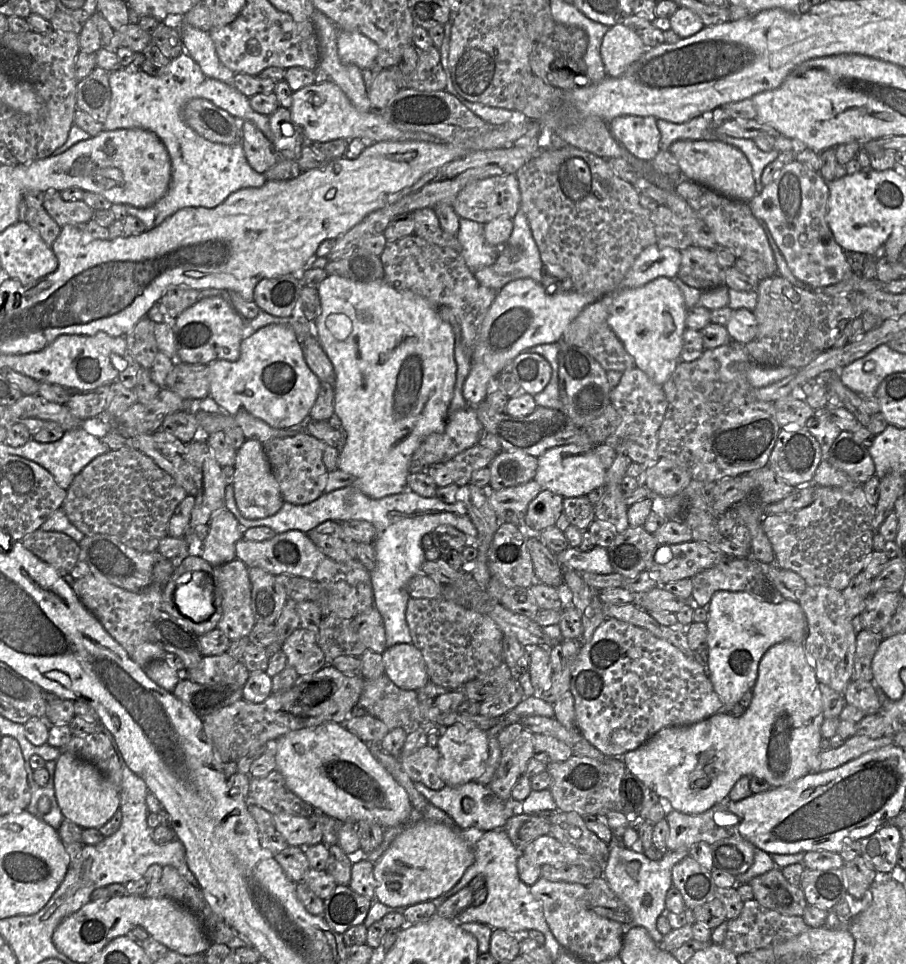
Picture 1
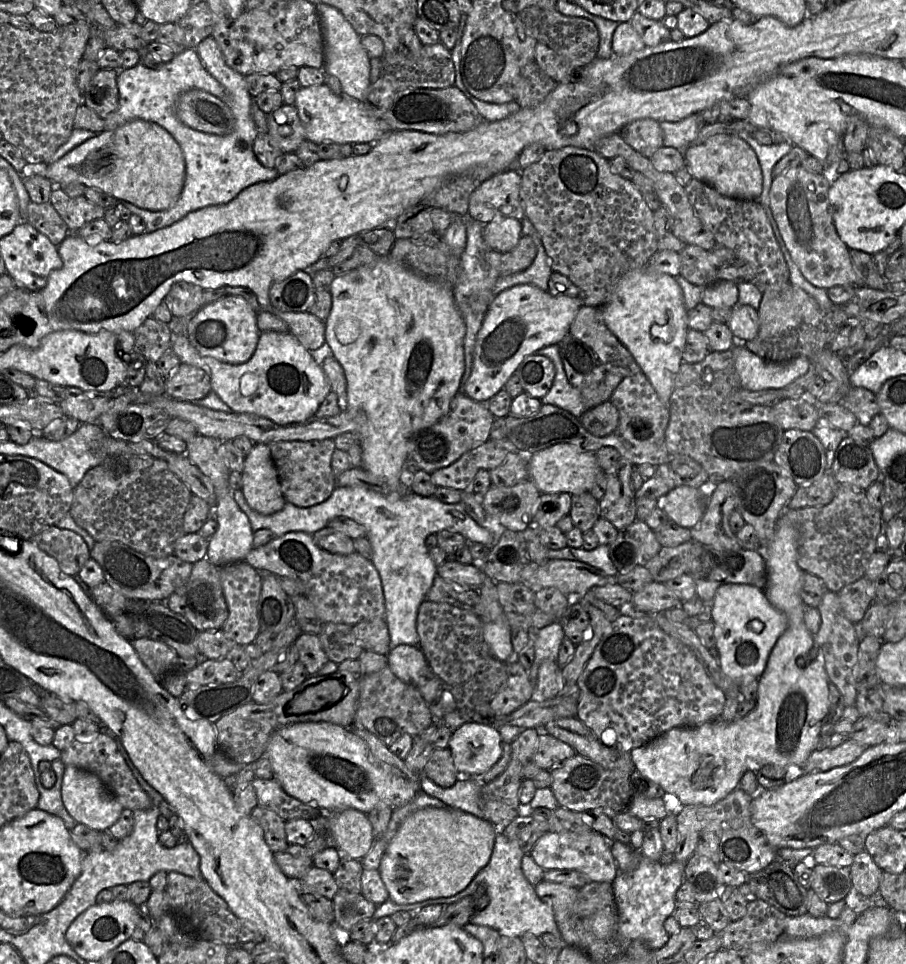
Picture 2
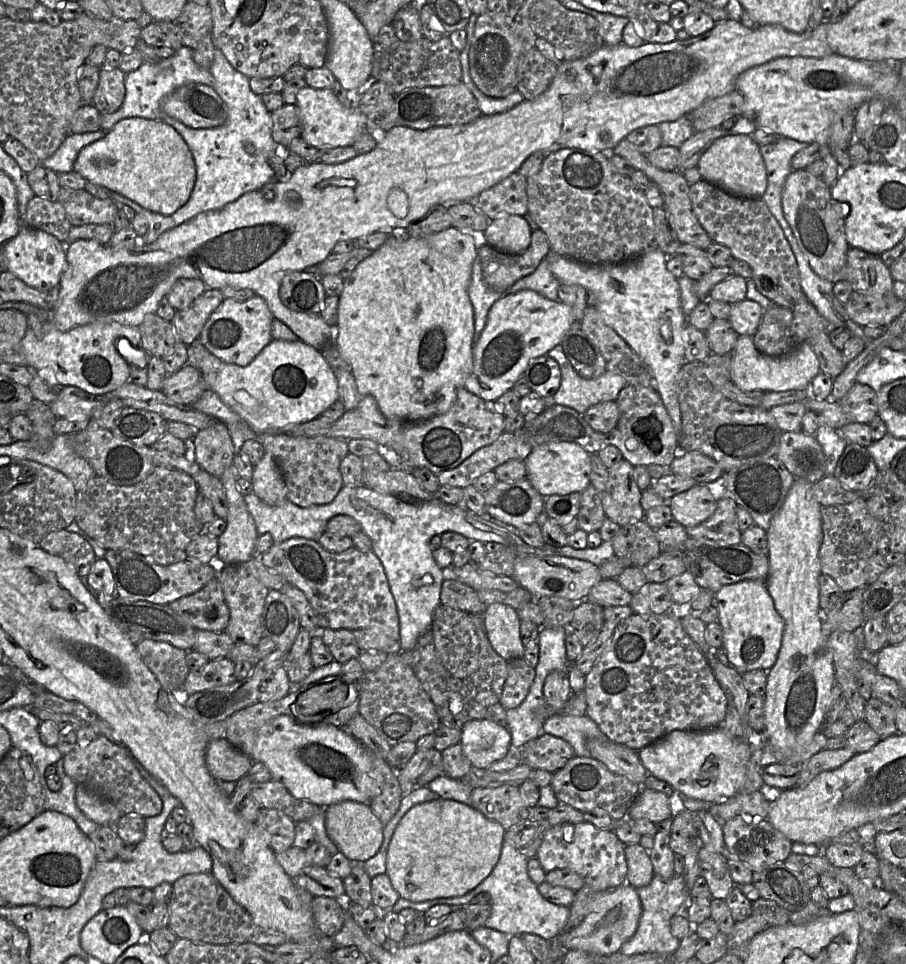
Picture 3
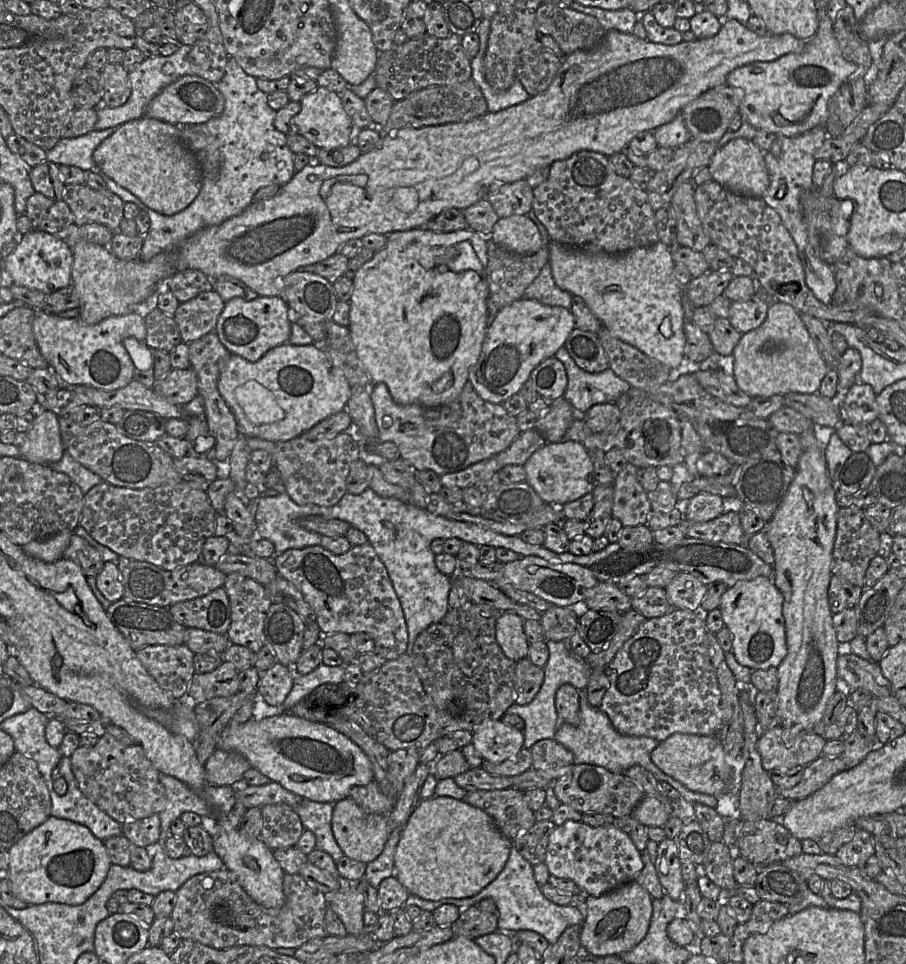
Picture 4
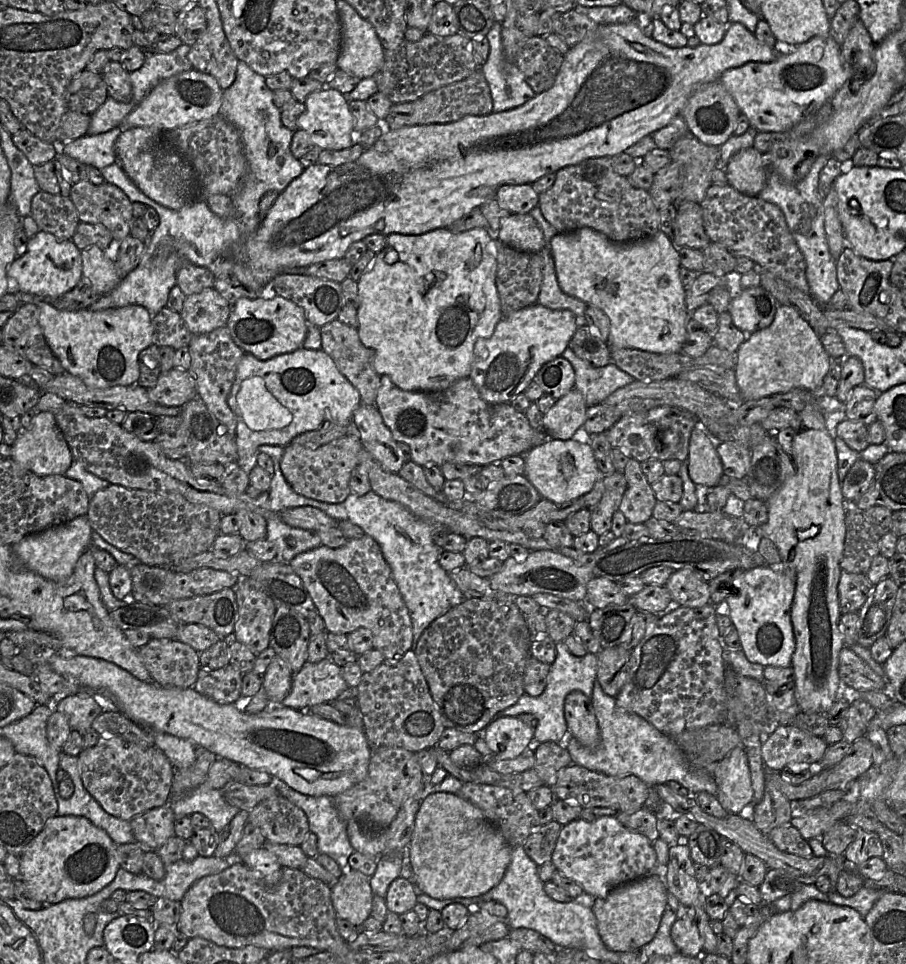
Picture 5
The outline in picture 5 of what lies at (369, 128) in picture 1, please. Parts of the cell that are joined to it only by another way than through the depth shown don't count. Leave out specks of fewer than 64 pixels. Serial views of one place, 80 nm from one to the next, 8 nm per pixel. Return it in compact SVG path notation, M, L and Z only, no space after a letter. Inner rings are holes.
M324 85L321 90L310 93L306 100L305 111L297 118L297 127L305 131L315 147L321 150L341 150L357 143L353 116L347 98L338 90Z

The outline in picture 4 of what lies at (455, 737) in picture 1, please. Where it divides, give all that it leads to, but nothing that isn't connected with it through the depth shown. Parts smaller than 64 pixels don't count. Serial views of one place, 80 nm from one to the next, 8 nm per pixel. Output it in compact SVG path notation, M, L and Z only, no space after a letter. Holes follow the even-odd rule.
M501 719L483 720L471 732L471 744L483 761L501 763L524 747L522 730L502 722Z

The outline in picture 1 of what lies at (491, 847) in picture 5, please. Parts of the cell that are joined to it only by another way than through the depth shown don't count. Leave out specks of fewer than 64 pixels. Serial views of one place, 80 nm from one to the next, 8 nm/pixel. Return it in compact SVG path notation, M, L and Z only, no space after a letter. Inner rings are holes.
M433 821L408 824L393 840L381 858L374 863L377 885L375 900L389 907L408 907L433 901L462 878L474 863L474 845L484 831L476 828L461 829Z

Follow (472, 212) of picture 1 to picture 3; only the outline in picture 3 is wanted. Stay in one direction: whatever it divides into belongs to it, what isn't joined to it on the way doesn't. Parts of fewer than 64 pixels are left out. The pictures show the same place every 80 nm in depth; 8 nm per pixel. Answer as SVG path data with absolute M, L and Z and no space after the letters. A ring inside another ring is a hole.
M513 172L494 186L482 191L473 201L476 209L490 220L502 215L524 216L528 213L526 178Z

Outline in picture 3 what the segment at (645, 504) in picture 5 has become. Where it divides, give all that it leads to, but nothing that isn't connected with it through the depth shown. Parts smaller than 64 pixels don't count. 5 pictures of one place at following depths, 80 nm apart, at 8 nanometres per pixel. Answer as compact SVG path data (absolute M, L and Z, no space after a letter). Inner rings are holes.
M622 460L618 467L609 470L606 488L602 493L605 516L620 527L644 520L641 506L642 491L634 478L634 466Z

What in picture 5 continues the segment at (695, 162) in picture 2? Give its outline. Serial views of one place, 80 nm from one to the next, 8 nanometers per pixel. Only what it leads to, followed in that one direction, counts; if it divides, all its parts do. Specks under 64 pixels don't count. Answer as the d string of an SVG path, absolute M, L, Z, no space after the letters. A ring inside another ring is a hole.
M754 147L734 154L724 170L727 184L747 196L758 196L767 182L765 159Z

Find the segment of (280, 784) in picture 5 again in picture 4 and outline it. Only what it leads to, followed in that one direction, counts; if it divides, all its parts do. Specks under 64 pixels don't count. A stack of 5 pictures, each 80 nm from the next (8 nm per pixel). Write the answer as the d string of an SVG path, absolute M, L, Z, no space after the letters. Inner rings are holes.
M303 798L299 805L292 808L299 815L303 827L315 834L316 848L331 855L337 863L344 853L332 832L333 806L334 803L315 802Z

